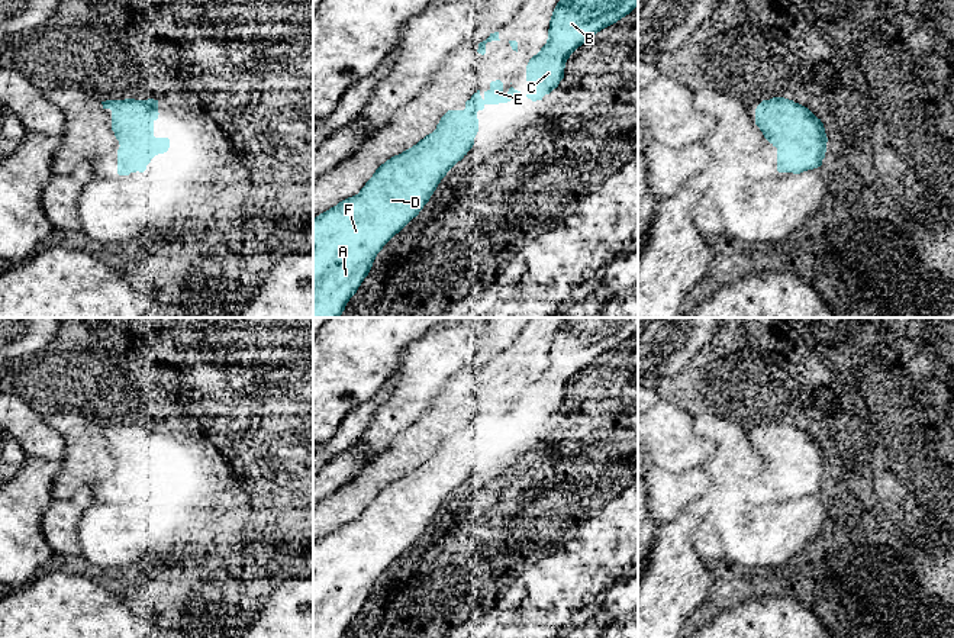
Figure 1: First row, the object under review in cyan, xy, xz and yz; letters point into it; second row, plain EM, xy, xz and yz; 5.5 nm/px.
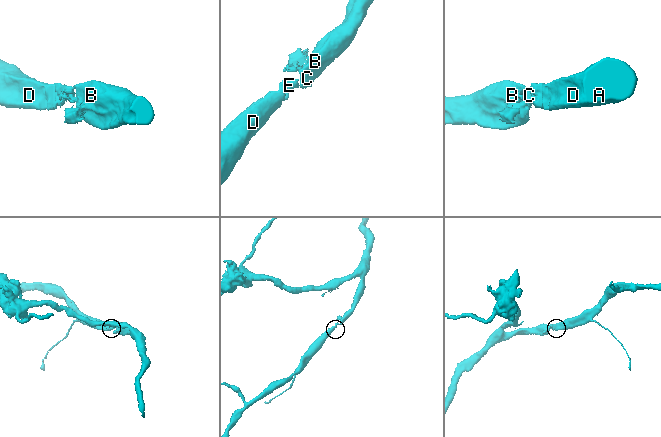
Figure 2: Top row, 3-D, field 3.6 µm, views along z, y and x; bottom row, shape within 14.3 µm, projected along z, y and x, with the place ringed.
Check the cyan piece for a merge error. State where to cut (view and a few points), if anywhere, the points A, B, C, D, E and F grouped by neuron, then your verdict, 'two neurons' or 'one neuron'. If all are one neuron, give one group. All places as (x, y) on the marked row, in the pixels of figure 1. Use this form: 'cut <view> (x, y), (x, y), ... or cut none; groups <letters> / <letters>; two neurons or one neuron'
cut none; groups A B C D E F; one neuron

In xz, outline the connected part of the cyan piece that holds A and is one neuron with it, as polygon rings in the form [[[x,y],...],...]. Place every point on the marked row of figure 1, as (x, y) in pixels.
[[[500,80],[480,96],[477,90],[464,110],[448,110],[436,129],[412,148],[381,164],[358,194],[313,218],[313,318],[339,318],[349,299],[368,276],[377,254],[429,202],[441,180],[474,145],[478,132],[477,112],[486,104],[522,100],[515,90],[503,93]]]

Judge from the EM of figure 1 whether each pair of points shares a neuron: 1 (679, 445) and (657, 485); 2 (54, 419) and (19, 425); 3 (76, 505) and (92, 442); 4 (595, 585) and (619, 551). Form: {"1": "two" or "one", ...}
{"1": "two", "2": "two", "3": "two", "4": "two"}

